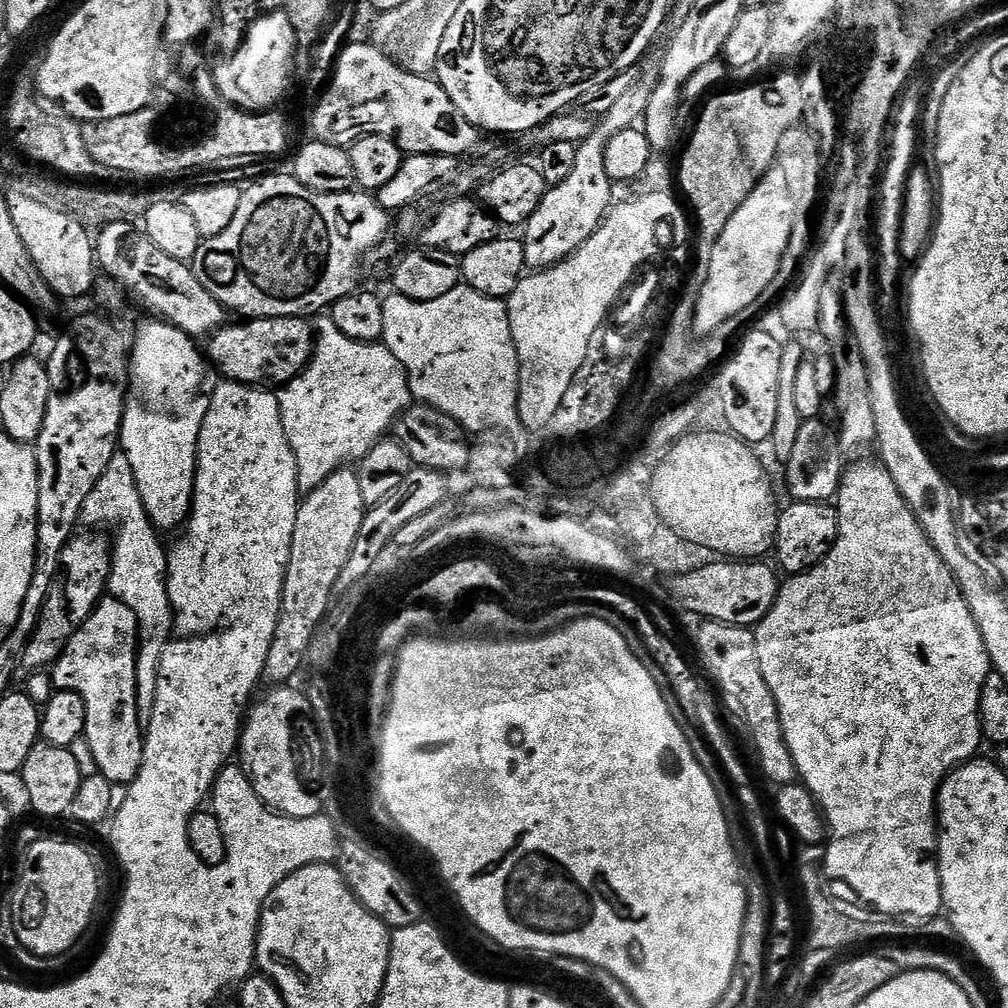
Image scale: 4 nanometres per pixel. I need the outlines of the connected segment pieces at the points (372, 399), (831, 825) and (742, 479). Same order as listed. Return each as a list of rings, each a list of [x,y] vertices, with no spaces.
[[[324,314],[314,324],[314,347],[308,364],[290,381],[279,389],[282,426],[286,430],[286,442],[294,450],[294,462],[298,466],[298,486],[301,493],[313,492],[330,474],[362,459],[379,440],[385,439],[384,432],[395,425],[396,419],[413,403],[414,397],[404,367],[390,354],[384,343],[354,342],[346,338],[338,326],[334,326],[331,315]]]
[[[879,459],[860,460],[857,464],[849,463],[844,469],[843,476],[840,477],[840,491],[834,497],[834,507],[836,517],[838,518],[838,535],[832,544],[831,550],[824,555],[813,568],[806,572],[793,575],[788,578],[788,581],[779,585],[776,601],[771,610],[766,614],[766,618],[762,618],[762,622],[755,625],[754,631],[756,634],[756,645],[758,646],[758,666],[762,666],[762,678],[766,678],[766,686],[770,686],[770,690],[774,694],[774,702],[778,706],[778,714],[782,722],[782,730],[784,731],[784,741],[790,750],[790,754],[796,763],[796,771],[799,779],[802,781],[805,788],[812,791],[812,796],[820,805],[821,812],[824,813],[824,822],[826,825],[826,847],[824,852],[824,864],[822,868],[829,877],[833,876],[836,880],[841,880],[858,899],[864,904],[869,904],[872,908],[877,908],[879,915],[884,918],[930,918],[931,916],[941,915],[944,907],[944,899],[942,898],[942,890],[940,889],[940,865],[936,854],[936,838],[938,835],[938,825],[936,823],[936,794],[940,790],[940,784],[944,781],[945,776],[952,771],[953,768],[959,768],[962,764],[967,764],[969,760],[977,755],[976,752],[982,745],[982,733],[980,730],[980,699],[982,698],[982,686],[986,682],[989,672],[993,671],[992,660],[986,654],[986,646],[982,642],[982,634],[978,634],[978,622],[974,622],[974,614],[970,614],[970,606],[966,606],[966,598],[961,594],[960,587],[956,585],[954,574],[946,566],[946,562],[942,562],[942,558],[934,550],[934,546],[926,538],[926,534],[922,530],[920,523],[916,521],[916,515],[912,513],[912,508],[903,500],[902,494],[899,493],[897,486],[894,484],[894,479],[884,468]]]
[[[697,430],[689,435],[684,436],[673,445],[668,454],[664,456],[662,463],[657,464],[650,476],[650,491],[652,501],[658,510],[658,514],[662,518],[662,522],[666,522],[666,526],[670,526],[670,530],[674,530],[674,534],[678,534],[682,538],[686,538],[686,542],[698,542],[698,546],[702,546],[705,553],[712,554],[717,552],[720,558],[735,558],[740,562],[748,562],[753,558],[760,558],[764,551],[771,549],[776,543],[776,518],[778,515],[778,503],[776,504],[776,496],[772,493],[774,487],[773,481],[769,479],[763,463],[749,445],[745,444],[738,436],[729,434],[727,431],[721,432],[704,432],[708,430]]]

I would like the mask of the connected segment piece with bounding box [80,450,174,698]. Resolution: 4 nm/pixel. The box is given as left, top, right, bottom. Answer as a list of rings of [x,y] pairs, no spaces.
[[[119,450],[110,458],[106,470],[102,470],[102,478],[98,478],[94,490],[82,502],[80,524],[88,530],[109,530],[113,528],[117,536],[111,537],[112,565],[108,574],[107,595],[111,599],[122,602],[122,606],[130,606],[136,619],[138,647],[136,649],[136,695],[140,698],[150,698],[158,690],[158,666],[162,666],[162,654],[173,638],[172,603],[168,597],[168,552],[160,545],[161,533],[147,530],[150,521],[146,514],[146,506],[142,506],[142,494],[138,494],[138,482],[134,482],[134,469],[130,466],[130,458]]]

